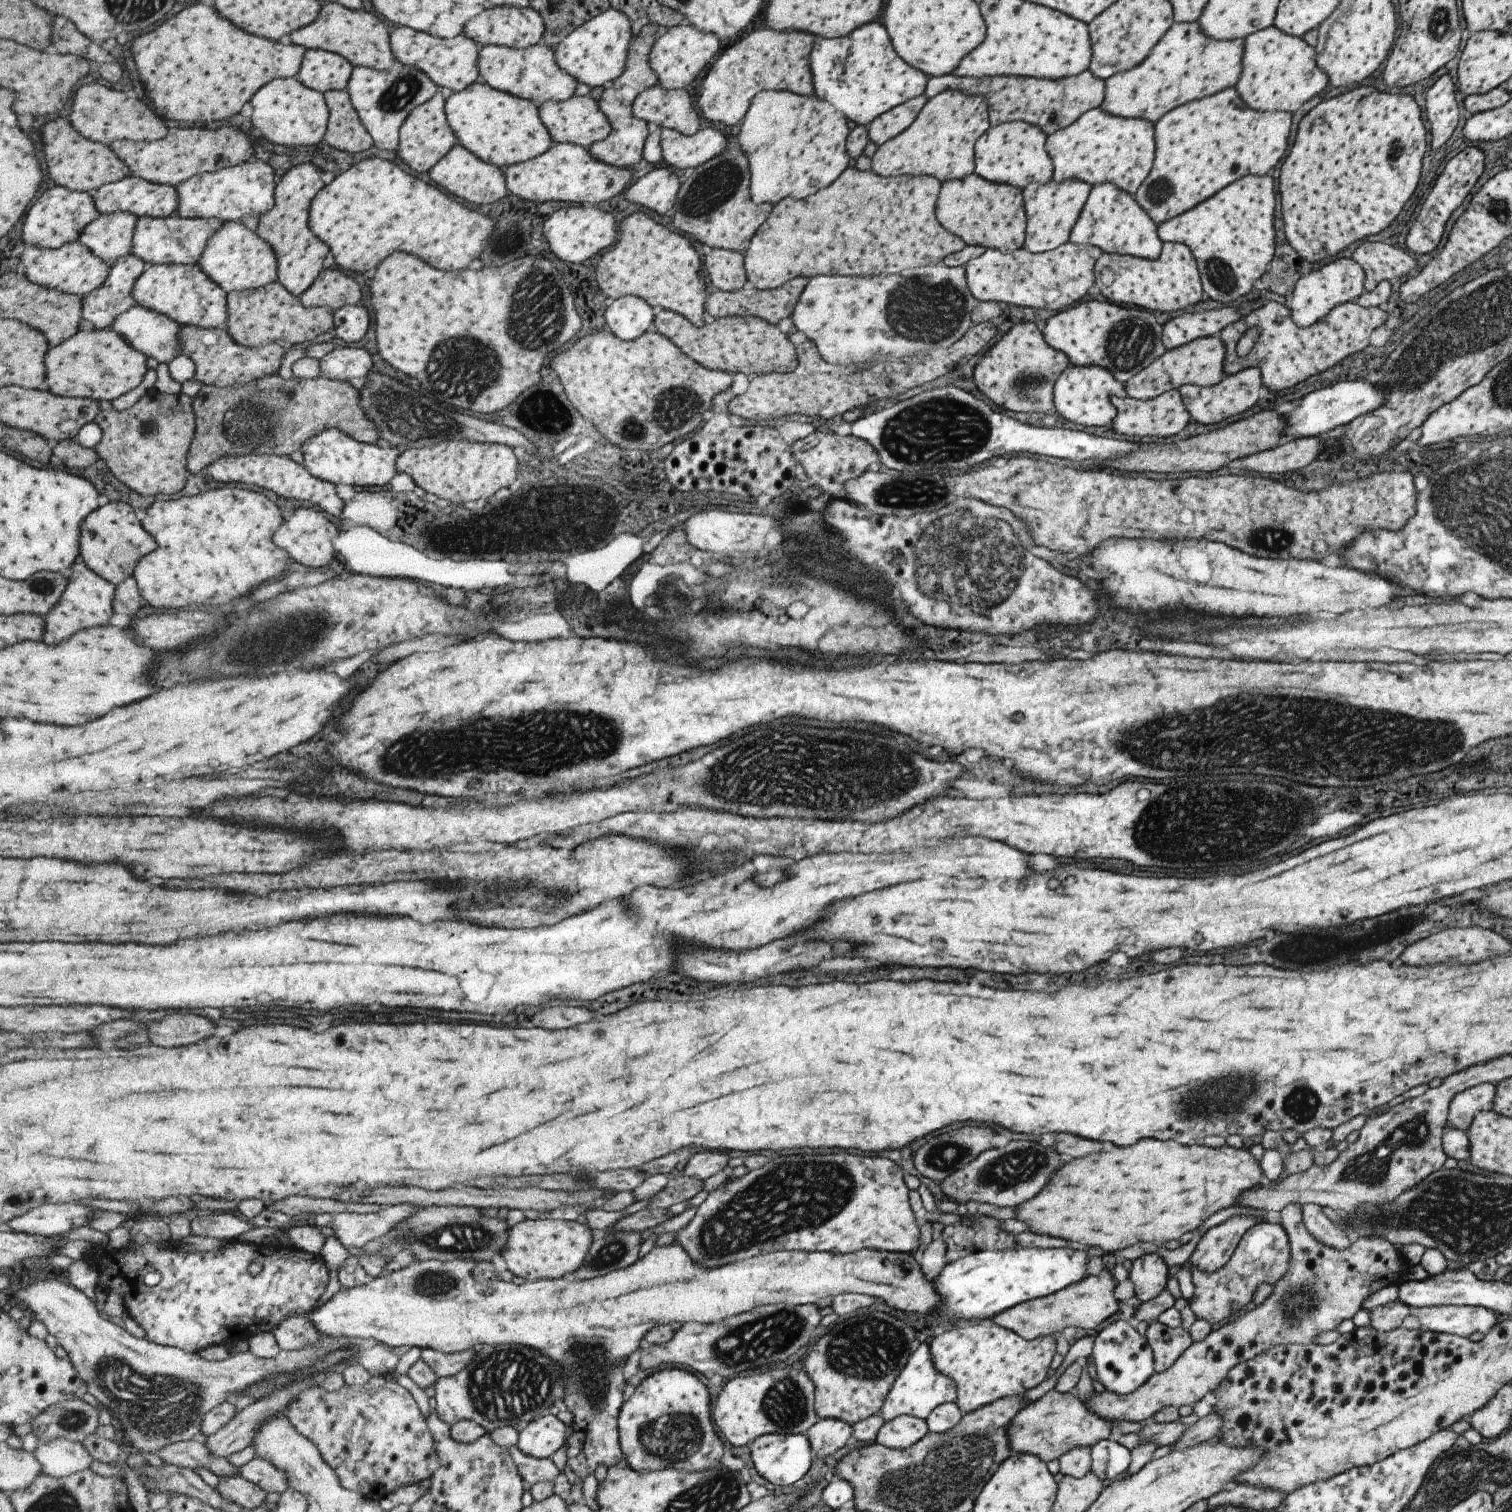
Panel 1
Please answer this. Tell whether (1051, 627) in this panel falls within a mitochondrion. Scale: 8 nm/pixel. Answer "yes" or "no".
no

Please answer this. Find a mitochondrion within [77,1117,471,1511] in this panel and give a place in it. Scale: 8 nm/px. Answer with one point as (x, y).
(155, 1405)

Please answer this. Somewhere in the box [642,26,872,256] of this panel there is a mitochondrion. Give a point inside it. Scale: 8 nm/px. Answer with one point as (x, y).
(711, 190)

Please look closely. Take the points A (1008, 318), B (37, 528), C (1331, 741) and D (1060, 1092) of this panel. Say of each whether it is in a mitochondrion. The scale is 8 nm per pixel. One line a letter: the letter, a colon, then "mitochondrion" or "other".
A: other
B: other
C: mitochondrion
D: other

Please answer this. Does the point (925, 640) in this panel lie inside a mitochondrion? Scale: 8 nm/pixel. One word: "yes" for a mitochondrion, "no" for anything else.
no

